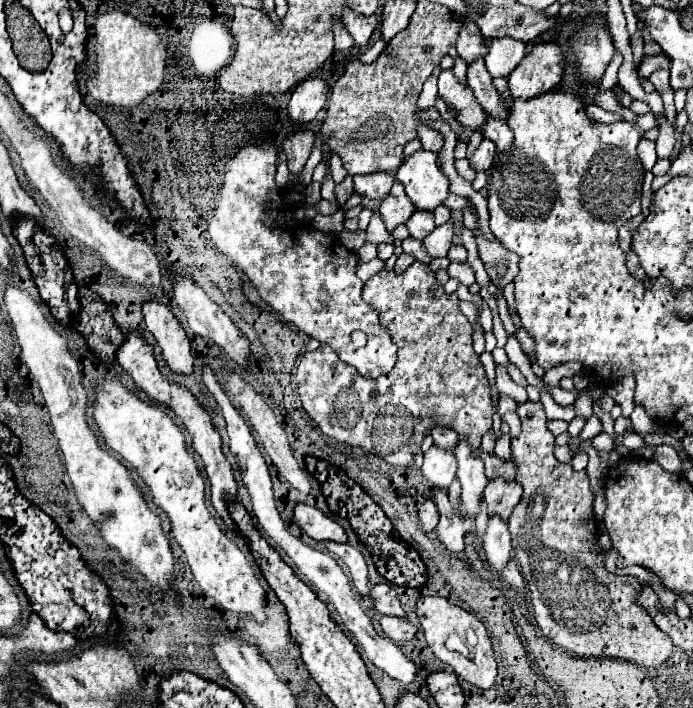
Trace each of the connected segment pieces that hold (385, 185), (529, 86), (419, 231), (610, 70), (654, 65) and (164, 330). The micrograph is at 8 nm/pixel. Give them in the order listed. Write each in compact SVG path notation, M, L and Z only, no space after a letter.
M380 171L380 173L368 173L368 175L356 175L354 177L356 193L368 199L384 199L388 195L390 187L394 185L394 175Z
M534 45L532 51L510 73L508 87L512 97L530 99L554 89L564 73L564 53L560 45Z
M416 211L410 219L408 219L408 223L406 223L406 227L408 227L408 231L410 231L410 237L414 237L414 239L418 239L418 241L424 241L424 237L428 235L428 233L432 233L434 231L434 213L432 211Z
M614 53L610 65L606 67L606 73L604 73L604 77L602 77L602 83L600 83L600 87L598 87L600 91L608 91L608 89L612 89L612 87L618 83L616 73L618 73L620 63L622 63L622 55L620 55L620 53Z
M660 55L660 57L646 57L640 65L638 65L638 77L640 79L648 79L656 69L666 67L668 69L668 57Z
M148 299L142 303L142 315L144 321L154 335L156 343L162 349L162 355L170 369L174 373L190 375L192 373L192 353L190 353L190 341L174 317L172 309L158 299Z

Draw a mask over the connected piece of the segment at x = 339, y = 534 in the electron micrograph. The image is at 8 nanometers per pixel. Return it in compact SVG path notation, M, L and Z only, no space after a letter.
M298 503L296 509L294 509L294 517L296 517L296 523L300 525L300 529L316 539L316 541L336 541L336 543L348 543L348 537L344 533L344 529L332 521L330 517L326 517L320 509L316 507L310 507L310 505L304 505L304 503Z

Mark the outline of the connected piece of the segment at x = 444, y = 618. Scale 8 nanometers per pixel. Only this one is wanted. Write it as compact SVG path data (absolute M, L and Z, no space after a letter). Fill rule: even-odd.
M422 597L418 601L418 619L422 623L422 629L424 629L428 647L434 651L434 655L442 663L446 663L448 667L452 667L452 671L460 679L464 679L470 685L476 685L480 689L490 689L494 685L494 679L496 679L496 661L494 661L494 655L492 655L492 643L488 639L488 631L486 631L484 623L478 617L474 617L472 613L464 611L458 605L452 605L448 599L442 599L442 597ZM454 631L466 643L466 647L470 651L470 659L464 657L464 655L460 655L460 653L456 653L456 651L448 651L444 647L444 641Z

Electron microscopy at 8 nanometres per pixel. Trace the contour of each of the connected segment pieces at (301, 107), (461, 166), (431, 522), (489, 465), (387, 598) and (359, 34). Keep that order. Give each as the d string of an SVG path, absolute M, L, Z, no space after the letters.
M316 77L306 79L300 85L296 85L288 103L288 115L298 123L308 123L326 105L326 99L328 99L328 85Z
M458 159L458 161L454 163L454 167L456 167L458 175L460 175L460 177L464 177L468 183L472 183L472 181L474 181L476 173L470 169L470 163L468 163L468 159Z
M428 499L422 507L420 507L420 523L422 523L422 529L428 533L428 531L434 531L436 525L438 525L438 509L436 509L436 503L432 499Z
M480 453L484 465L486 465L486 477L494 479L494 477L504 477L504 479L514 479L516 475L516 463L512 461L502 461L496 455L488 455L488 453Z
M376 585L370 591L370 597L374 599L374 607L382 615L392 615L392 617L406 617L394 589L390 585Z
M344 11L344 25L348 29L348 33L354 37L356 45L362 47L368 43L374 27L376 27L378 19L376 15L364 17L364 15L352 15L352 11Z

